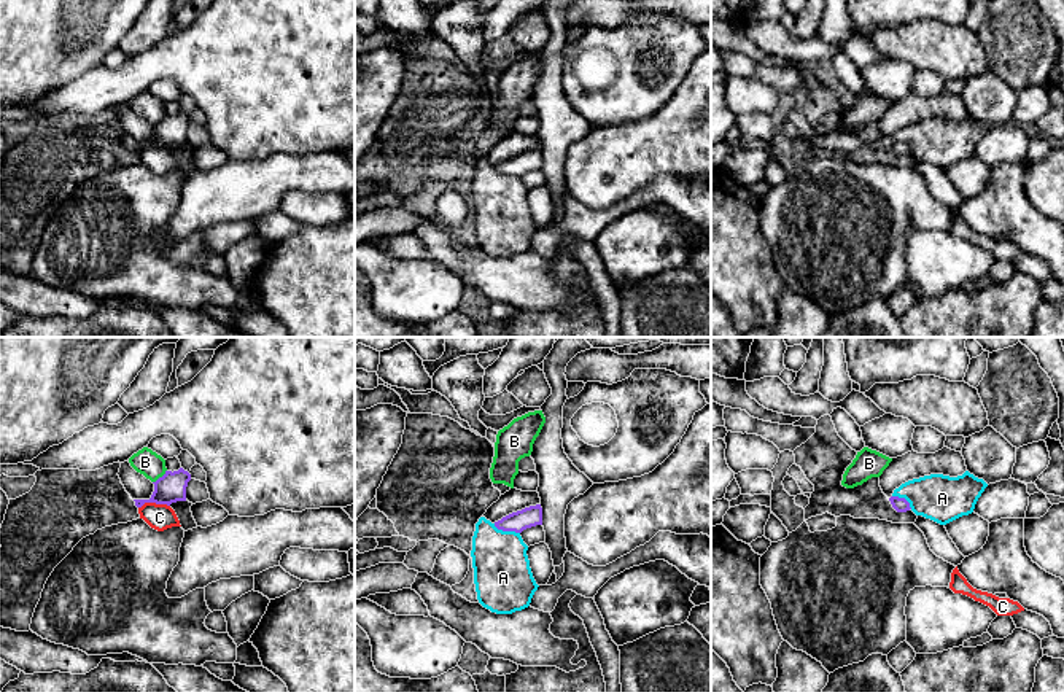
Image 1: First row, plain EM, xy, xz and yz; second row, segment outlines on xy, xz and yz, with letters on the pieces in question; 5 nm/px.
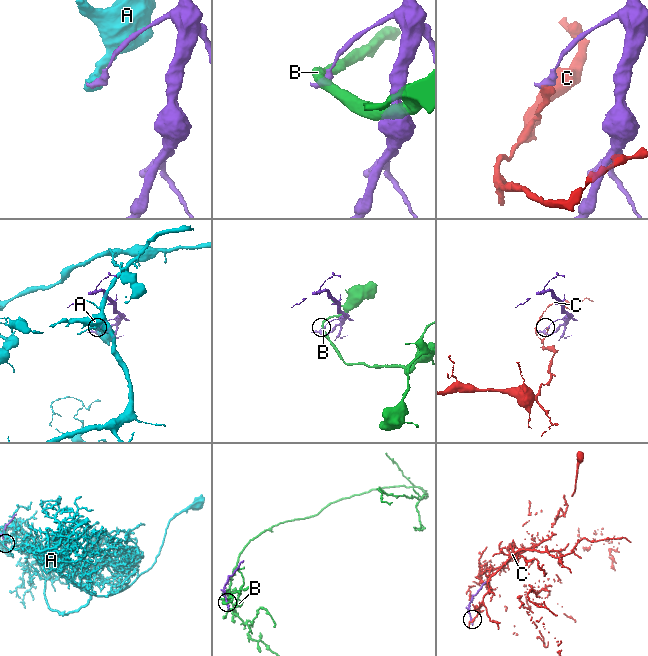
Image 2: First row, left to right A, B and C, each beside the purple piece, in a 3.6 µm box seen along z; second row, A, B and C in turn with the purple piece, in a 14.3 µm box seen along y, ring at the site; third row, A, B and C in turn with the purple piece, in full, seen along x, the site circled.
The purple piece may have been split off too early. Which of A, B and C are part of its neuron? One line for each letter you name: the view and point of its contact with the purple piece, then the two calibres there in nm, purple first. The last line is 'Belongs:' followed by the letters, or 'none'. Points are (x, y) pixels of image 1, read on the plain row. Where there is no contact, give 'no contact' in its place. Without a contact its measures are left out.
Belongs: none

